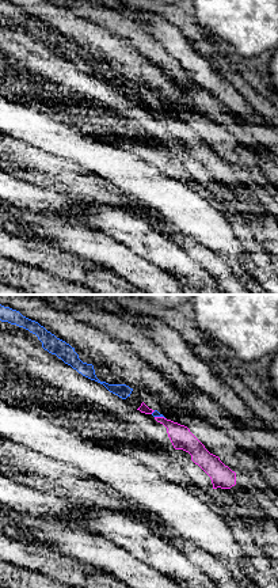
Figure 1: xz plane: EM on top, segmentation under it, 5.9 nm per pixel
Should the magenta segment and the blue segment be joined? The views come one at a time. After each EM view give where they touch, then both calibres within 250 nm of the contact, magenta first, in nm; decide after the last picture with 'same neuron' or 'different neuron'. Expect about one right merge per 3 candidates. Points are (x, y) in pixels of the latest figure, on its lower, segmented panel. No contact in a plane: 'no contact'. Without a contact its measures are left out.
meets magenta at (160, 417); 130 nm thick on the magenta side, 40 nm on the other

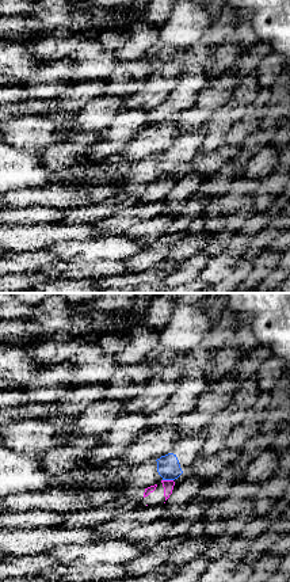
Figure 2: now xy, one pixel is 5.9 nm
meets magenta at (168, 480); 60 nm thick on the magenta side, 140 nm on the other

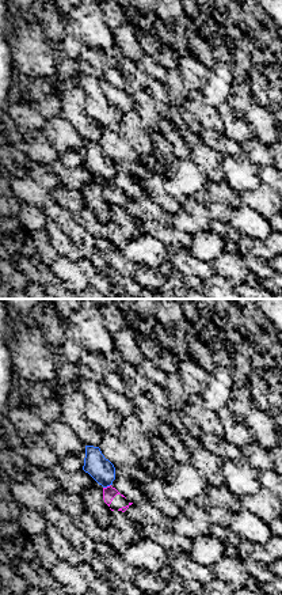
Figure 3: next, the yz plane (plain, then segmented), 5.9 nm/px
meets magenta at (107, 487); 80 nm thick on the magenta side, 150 nm on the other

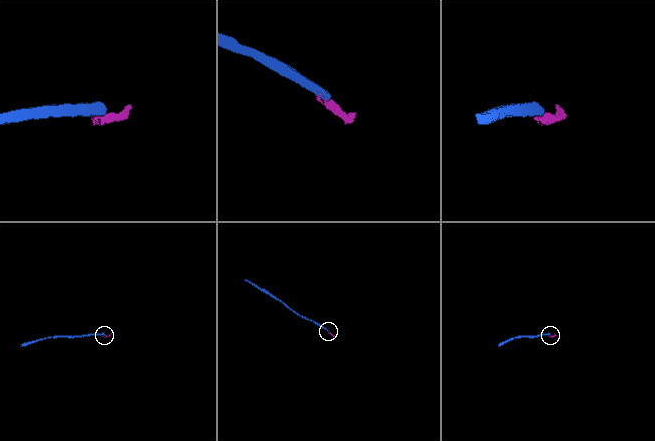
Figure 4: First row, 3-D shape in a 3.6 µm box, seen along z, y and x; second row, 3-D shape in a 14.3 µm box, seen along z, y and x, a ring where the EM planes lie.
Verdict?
different neuron

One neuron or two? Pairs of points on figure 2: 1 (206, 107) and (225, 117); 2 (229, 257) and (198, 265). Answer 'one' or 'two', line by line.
1: two
2: two

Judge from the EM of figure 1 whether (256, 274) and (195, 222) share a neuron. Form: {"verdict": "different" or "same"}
{"verdict": "different"}

